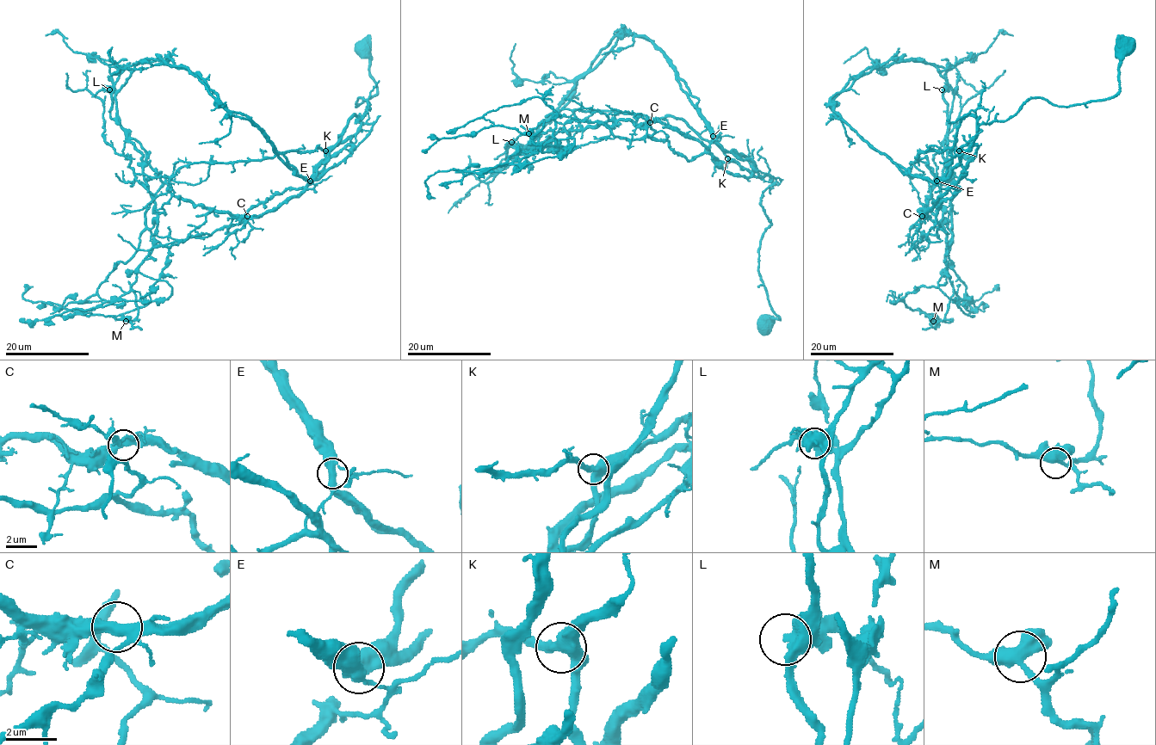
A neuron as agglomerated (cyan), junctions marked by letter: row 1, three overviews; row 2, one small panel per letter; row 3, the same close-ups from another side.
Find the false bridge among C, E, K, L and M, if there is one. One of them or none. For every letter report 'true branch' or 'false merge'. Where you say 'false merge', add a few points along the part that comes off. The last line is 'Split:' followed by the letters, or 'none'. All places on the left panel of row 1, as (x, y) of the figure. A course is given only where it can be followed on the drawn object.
C: true branch
E: false merge | (310, 181), (201, 78), (143, 61), (115, 102), (162, 182), (145, 227), (168, 263), (153, 292), (44, 324)
K: true branch
L: true branch
M: true branch
Split: E

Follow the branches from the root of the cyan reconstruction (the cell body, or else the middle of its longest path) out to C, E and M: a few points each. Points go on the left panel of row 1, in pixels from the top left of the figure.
C: (362, 47), (377, 92), (356, 107), (367, 103), (358, 121), (371, 132), (328, 156), (295, 196), (247, 216)
E: (362, 47), (377, 92), (356, 107), (358, 98), (367, 103), (358, 121), (372, 123), (371, 132), (310, 181)
M: (362, 47), (371, 132), (310, 181), (188, 69), (134, 68), (117, 118), (157, 227), (126, 321)

